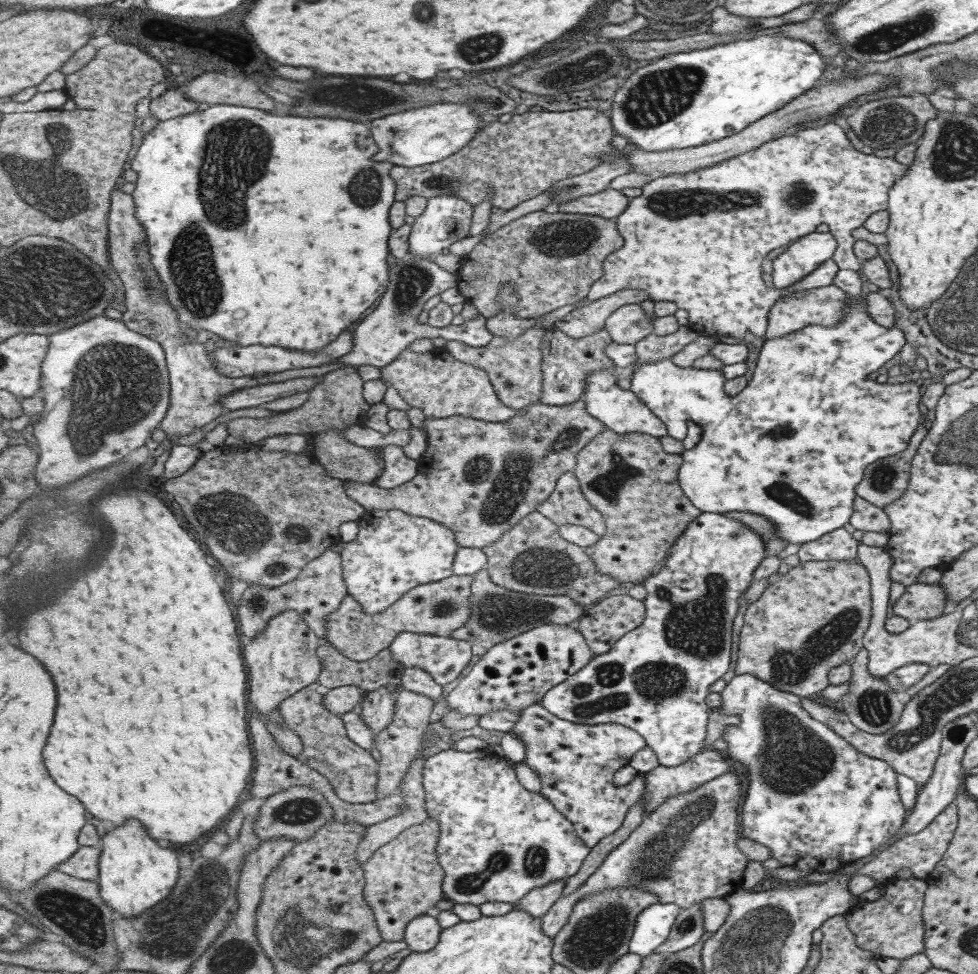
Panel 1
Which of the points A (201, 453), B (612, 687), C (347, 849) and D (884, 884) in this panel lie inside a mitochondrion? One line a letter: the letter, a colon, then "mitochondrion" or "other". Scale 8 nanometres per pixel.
A: other
B: mitochondrion
C: other
D: other

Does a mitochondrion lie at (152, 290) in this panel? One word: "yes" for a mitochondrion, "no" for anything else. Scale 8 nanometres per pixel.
yes

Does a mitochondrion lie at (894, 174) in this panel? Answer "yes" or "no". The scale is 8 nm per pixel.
no

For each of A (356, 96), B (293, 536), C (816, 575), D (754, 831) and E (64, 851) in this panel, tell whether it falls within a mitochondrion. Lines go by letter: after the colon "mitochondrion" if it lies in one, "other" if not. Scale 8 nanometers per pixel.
A: mitochondrion
B: mitochondrion
C: other
D: other
E: other

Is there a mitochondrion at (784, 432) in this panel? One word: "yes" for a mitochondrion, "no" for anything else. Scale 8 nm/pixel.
no

